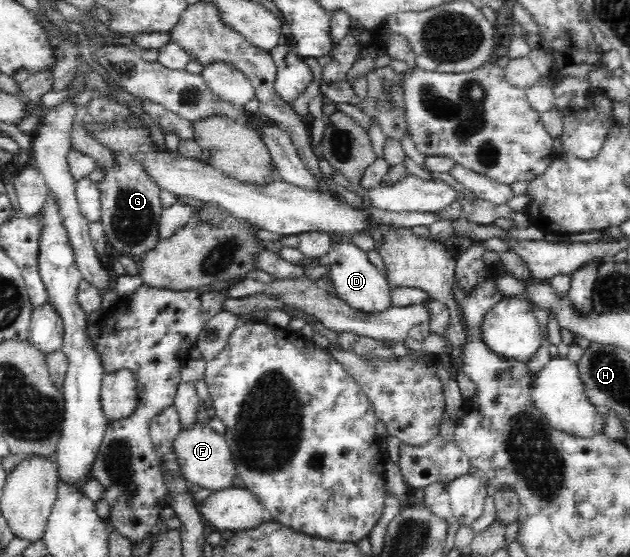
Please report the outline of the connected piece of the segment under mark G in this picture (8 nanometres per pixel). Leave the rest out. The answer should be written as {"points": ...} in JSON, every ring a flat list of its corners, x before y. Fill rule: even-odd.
{"points":[[125,149,112,151,112,164,106,166,96,163,94,167,101,167,99,171,103,171,103,179,97,180,96,184,100,193,101,202,101,219,103,231,110,249,113,251,127,255,133,259,140,258,146,251,153,249,153,246,159,241,158,239,158,223,161,212,164,210,159,200,159,186,157,182,149,176,149,172,145,169,145,160,139,154,131,154]]}

